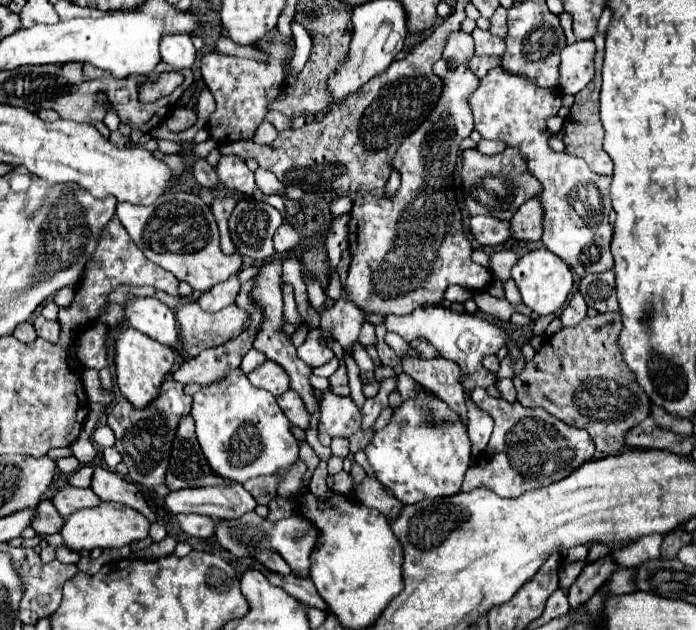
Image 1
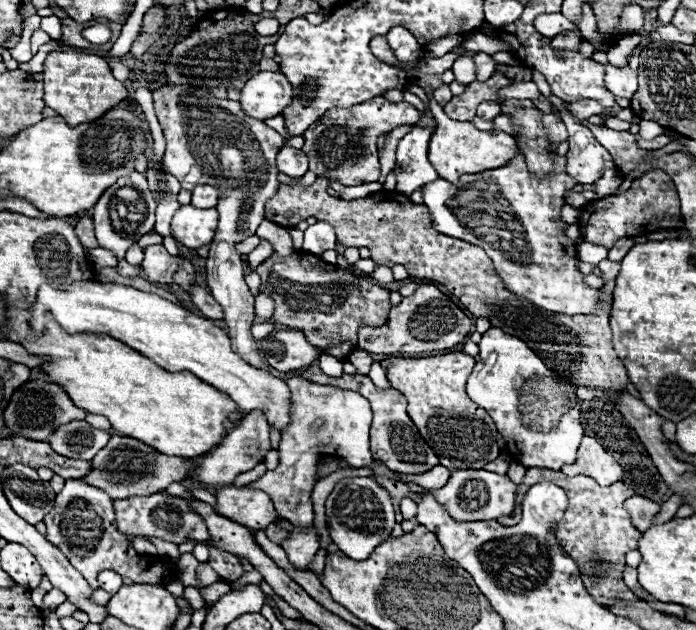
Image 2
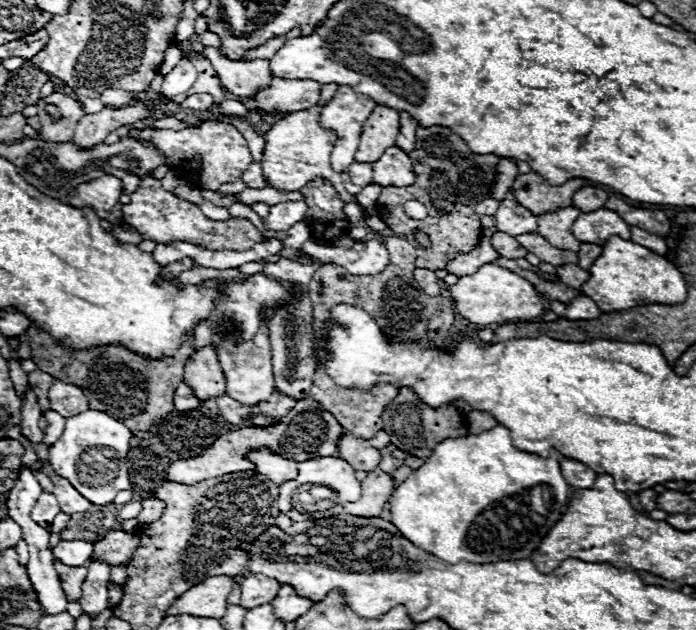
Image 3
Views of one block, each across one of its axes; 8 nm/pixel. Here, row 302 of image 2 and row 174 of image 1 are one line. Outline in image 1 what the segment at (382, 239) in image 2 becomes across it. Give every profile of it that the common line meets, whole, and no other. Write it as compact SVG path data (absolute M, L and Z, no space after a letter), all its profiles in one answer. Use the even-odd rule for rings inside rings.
M506 148L502 154L496 156L482 156L476 150L464 150L464 174L462 174L462 192L464 204L470 216L486 214L500 220L510 220L514 212L530 198L534 198L542 186L530 176L526 168L526 160L516 148ZM538 186L538 190L536 190Z

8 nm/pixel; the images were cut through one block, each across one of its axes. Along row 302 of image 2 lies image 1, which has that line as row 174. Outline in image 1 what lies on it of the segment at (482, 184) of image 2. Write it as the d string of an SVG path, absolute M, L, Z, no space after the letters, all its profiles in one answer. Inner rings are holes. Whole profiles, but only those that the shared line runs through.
M496 66L480 80L480 88L470 96L470 106L476 130L482 138L504 140L508 146L518 146L518 150L528 158L530 172L544 186L538 194L544 206L542 242L582 278L586 274L606 272L614 266L614 258L610 254L612 224L608 220L612 210L608 194L612 176L594 174L582 158L554 152L548 146L548 136L544 134L546 118L558 114L560 98L562 94L558 90L538 88L532 80L514 76L502 66Z

